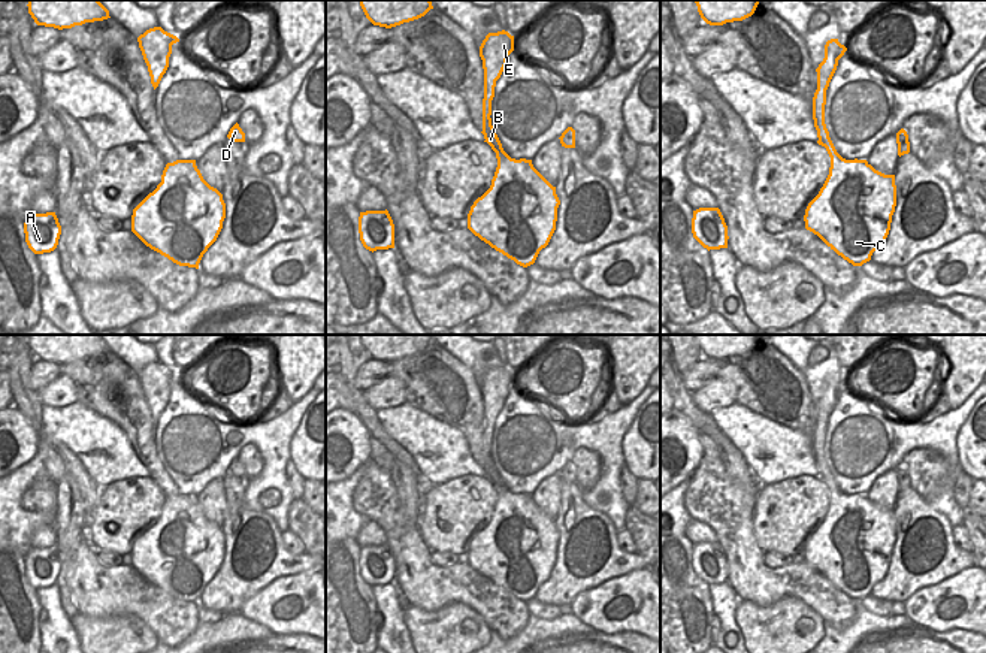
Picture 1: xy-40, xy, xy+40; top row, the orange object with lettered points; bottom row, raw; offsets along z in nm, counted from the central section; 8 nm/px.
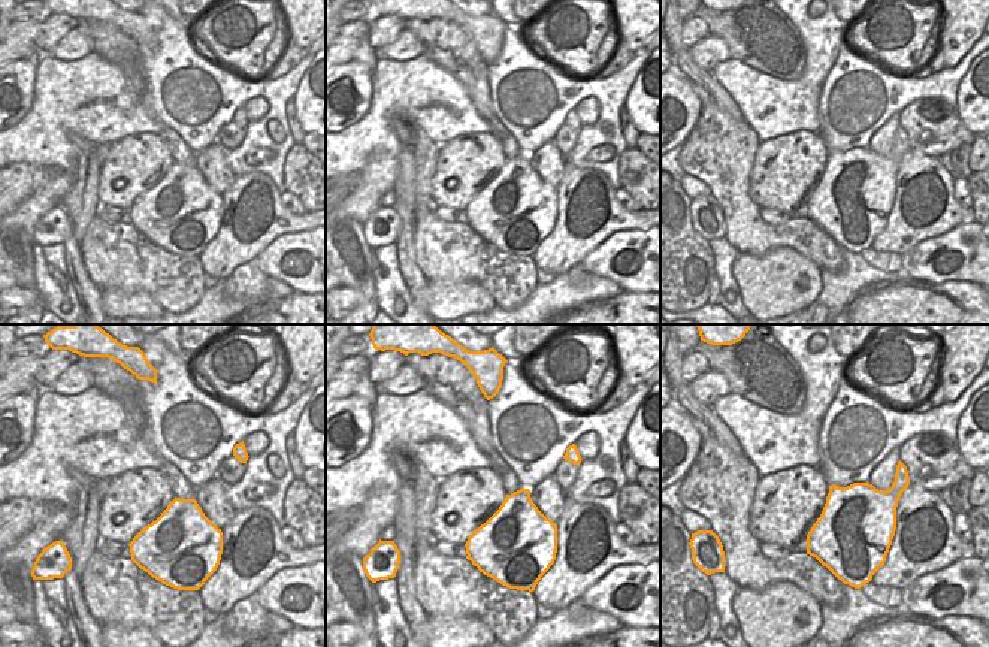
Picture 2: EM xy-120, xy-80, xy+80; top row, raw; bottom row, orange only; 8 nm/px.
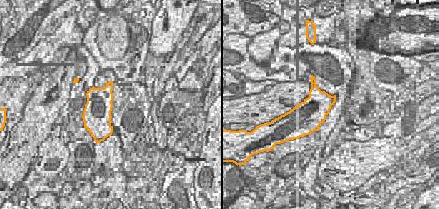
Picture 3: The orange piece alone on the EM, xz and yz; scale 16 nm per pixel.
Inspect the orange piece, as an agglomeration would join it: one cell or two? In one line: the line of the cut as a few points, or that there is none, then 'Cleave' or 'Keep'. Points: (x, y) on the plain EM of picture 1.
No split. Keep.

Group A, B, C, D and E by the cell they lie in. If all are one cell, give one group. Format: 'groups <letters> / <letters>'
groups A B C D E

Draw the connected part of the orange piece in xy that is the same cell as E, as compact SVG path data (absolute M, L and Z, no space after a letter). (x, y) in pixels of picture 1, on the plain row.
M502 365L489 368L480 381L484 403L483 469L496 487L497 502L490 523L478 532L468 548L468 563L517 599L535 598L556 565L560 535L532 495L511 493L492 460L492 435L514 371Z

